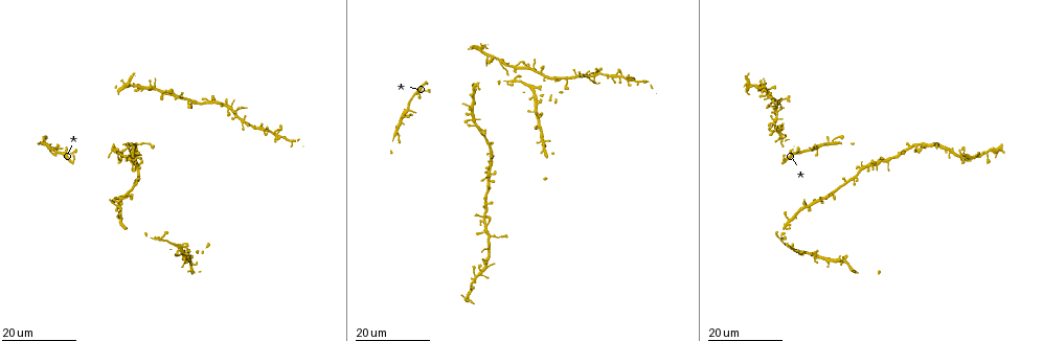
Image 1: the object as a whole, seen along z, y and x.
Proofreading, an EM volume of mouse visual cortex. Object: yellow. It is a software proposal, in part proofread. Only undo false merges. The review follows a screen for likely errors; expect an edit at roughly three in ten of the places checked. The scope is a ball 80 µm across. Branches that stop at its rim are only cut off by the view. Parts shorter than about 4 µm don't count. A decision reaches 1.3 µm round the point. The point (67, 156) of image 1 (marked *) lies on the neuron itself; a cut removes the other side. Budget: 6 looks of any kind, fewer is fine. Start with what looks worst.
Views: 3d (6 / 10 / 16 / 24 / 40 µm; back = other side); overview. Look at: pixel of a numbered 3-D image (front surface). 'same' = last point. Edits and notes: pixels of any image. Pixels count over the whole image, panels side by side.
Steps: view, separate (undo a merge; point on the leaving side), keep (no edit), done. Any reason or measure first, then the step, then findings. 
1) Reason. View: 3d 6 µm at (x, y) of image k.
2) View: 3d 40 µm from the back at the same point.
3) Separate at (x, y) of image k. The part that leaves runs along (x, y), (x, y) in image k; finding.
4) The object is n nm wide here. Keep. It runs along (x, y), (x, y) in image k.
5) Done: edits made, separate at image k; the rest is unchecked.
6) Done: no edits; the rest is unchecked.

A fork. View: 3d 24 µm at (138, 146) of image 1.

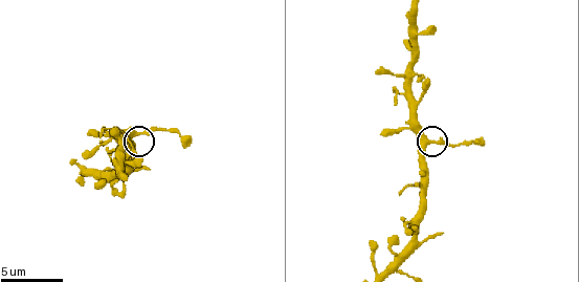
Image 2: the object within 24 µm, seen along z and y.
Zoom in. View: 3d 10 µm at (140, 132) of image 2.

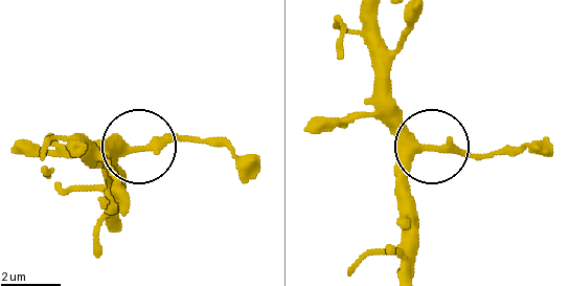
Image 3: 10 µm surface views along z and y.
Keep. It runs along (378, 19), (378, 93), (414, 138), (468, 154), (517, 154) in image 3; continuous, no second neuron.

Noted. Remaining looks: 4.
Thin arm on a thick one. View: 3d 16 µm at (777, 112) of image 1.

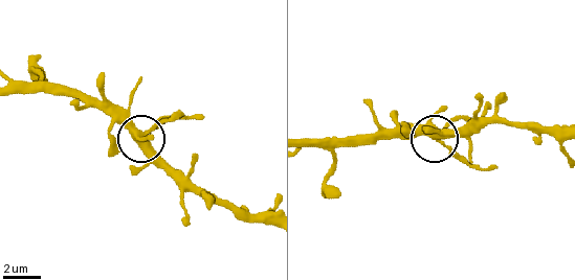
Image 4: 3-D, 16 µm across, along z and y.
View: 3d 6 µm at the same point.

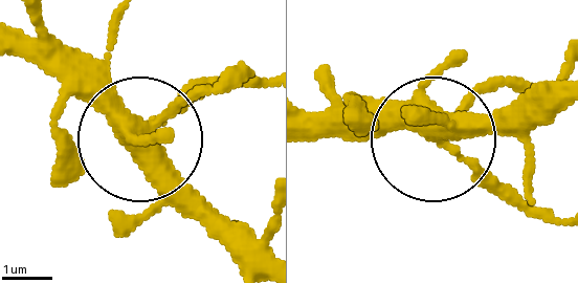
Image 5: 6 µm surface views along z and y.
Keep. One neuron here.

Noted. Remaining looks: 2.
Done: no edits; the rest is unchecked.

